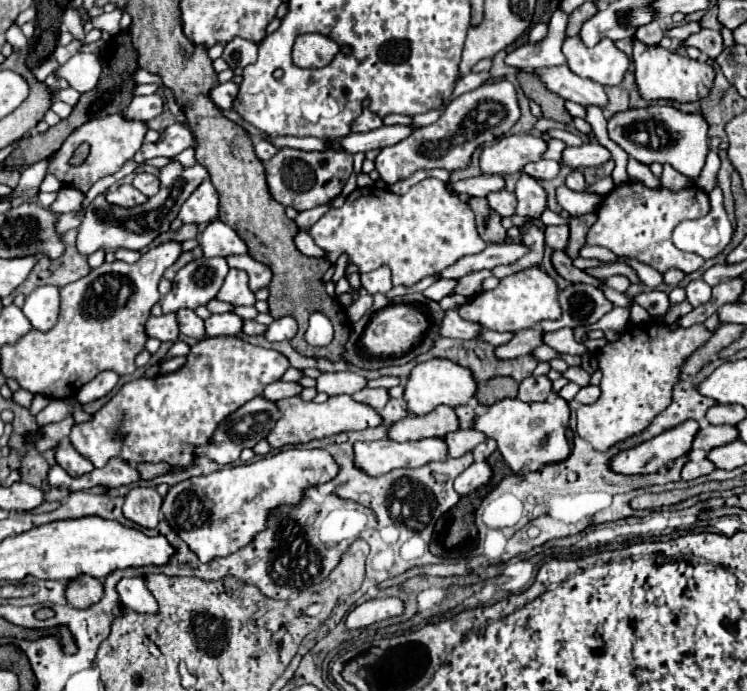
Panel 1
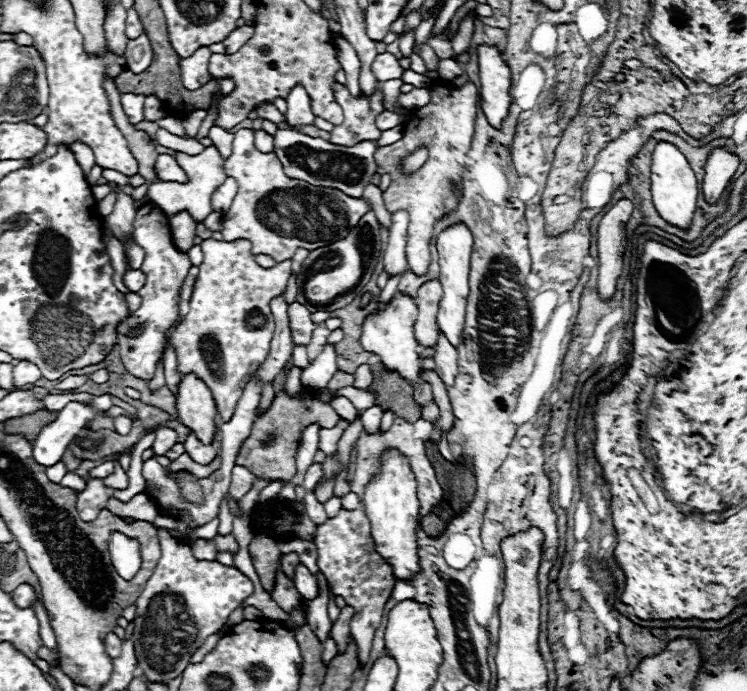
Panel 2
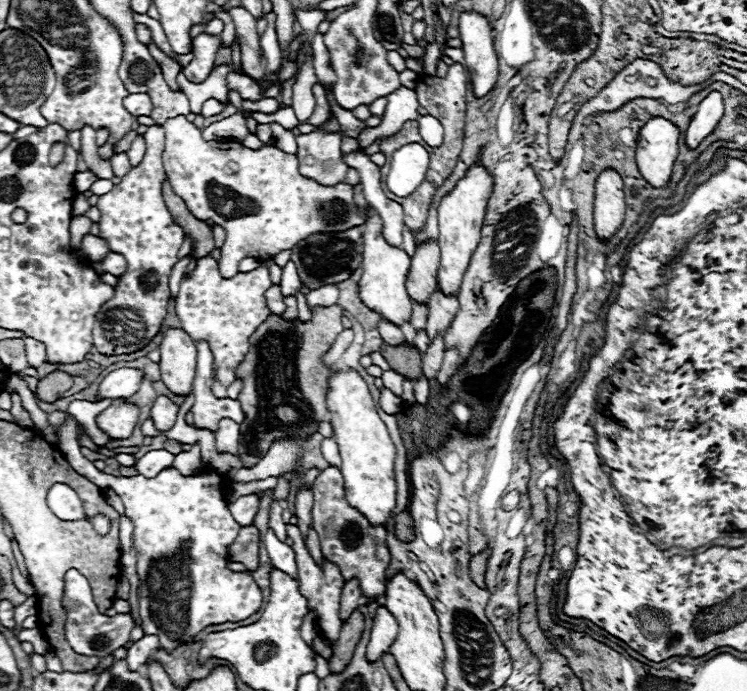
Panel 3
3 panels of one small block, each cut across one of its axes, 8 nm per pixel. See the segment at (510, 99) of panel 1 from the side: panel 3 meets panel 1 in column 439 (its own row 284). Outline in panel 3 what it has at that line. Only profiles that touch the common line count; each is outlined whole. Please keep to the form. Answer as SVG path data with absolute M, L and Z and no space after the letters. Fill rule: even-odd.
M150 126L144 134L146 154L140 166L134 166L126 176L120 178L120 184L116 184L108 194L102 194L98 198L96 208L100 210L100 238L104 238L110 244L112 252L120 252L128 260L128 270L124 276L120 276L120 284L114 288L114 298L108 300L98 314L98 320L94 322L92 338L94 346L100 354L106 356L118 356L118 354L132 354L140 348L144 348L160 330L162 322L166 318L166 308L170 300L168 290L168 278L172 272L172 266L178 262L178 248L182 244L184 232L182 228L172 220L172 214L168 212L164 198L162 198L162 180L166 176L164 164L162 164L162 152L164 152L164 133L161 126ZM132 314L142 316L142 320L132 320Z

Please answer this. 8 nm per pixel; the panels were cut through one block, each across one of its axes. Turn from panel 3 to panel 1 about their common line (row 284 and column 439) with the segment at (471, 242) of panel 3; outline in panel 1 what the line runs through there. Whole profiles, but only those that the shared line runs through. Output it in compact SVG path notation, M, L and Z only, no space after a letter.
M386 438L376 442L354 442L354 466L368 476L382 476L396 468L418 468L446 458L446 442L442 438L406 444Z

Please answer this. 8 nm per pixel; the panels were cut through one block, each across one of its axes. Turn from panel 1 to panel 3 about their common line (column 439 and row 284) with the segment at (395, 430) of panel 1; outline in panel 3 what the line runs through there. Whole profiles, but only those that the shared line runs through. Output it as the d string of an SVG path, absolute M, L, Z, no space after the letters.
M426 242L416 248L416 254L412 256L406 288L408 296L418 304L428 304L428 298L432 292L438 290L436 274L440 264L440 248L438 242Z

